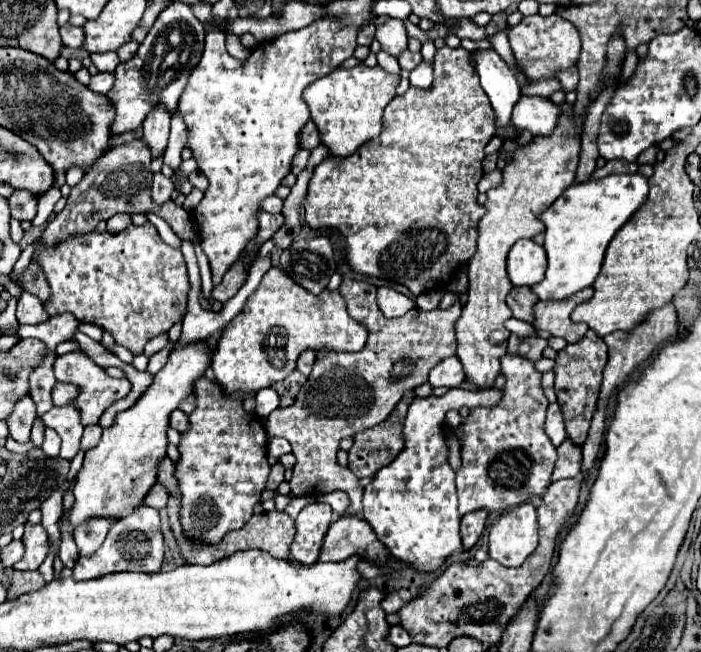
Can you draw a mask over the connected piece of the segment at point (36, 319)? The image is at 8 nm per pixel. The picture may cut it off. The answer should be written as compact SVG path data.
M23 292L19 302L17 302L17 320L21 324L41 324L45 322L49 316L43 310L43 304L39 298L35 298L29 292Z

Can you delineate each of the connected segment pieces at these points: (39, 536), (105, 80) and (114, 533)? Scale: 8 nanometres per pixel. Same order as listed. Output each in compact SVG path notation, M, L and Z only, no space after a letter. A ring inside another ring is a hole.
M25 524L23 546L25 546L25 554L13 568L15 570L37 570L41 566L41 562L45 560L45 554L49 552L45 528L41 524L39 526Z
M97 72L91 82L89 82L89 88L93 92L101 92L101 94L107 94L111 88L113 88L113 82L115 82L115 72Z
M143 506L141 510L137 510L137 514L131 514L129 518L123 518L121 522L109 528L109 534L101 550L97 550L97 554L77 560L73 568L73 578L91 580L111 572L147 572L149 574L149 572L159 572L161 564L163 564L163 532L161 532L159 512Z

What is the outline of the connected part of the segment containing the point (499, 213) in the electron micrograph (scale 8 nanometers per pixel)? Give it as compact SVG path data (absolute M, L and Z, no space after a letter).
M563 110L557 122L557 128L553 134L545 136L545 138L535 138L531 144L527 144L525 148L517 150L513 160L505 166L503 170L503 182L495 188L487 192L487 212L479 222L479 238L477 238L477 252L475 256L469 260L469 292L467 292L467 304L463 306L463 314L455 324L455 334L457 334L457 358L463 364L465 370L465 382L477 386L477 390L489 390L495 382L495 378L501 372L501 358L507 352L507 338L509 338L509 330L505 330L505 320L511 318L511 310L505 302L507 292L513 288L509 276L507 276L507 254L511 250L511 246L519 240L519 238L533 238L535 234L543 232L545 226L539 220L539 214L545 212L551 202L557 200L557 196L561 194L561 190L565 190L565 186L571 186L575 182L575 170L579 164L579 124L573 118L573 112Z

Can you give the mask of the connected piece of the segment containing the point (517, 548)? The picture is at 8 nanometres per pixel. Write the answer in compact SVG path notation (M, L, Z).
M531 502L505 512L489 530L489 558L503 566L521 566L537 548L537 516Z

